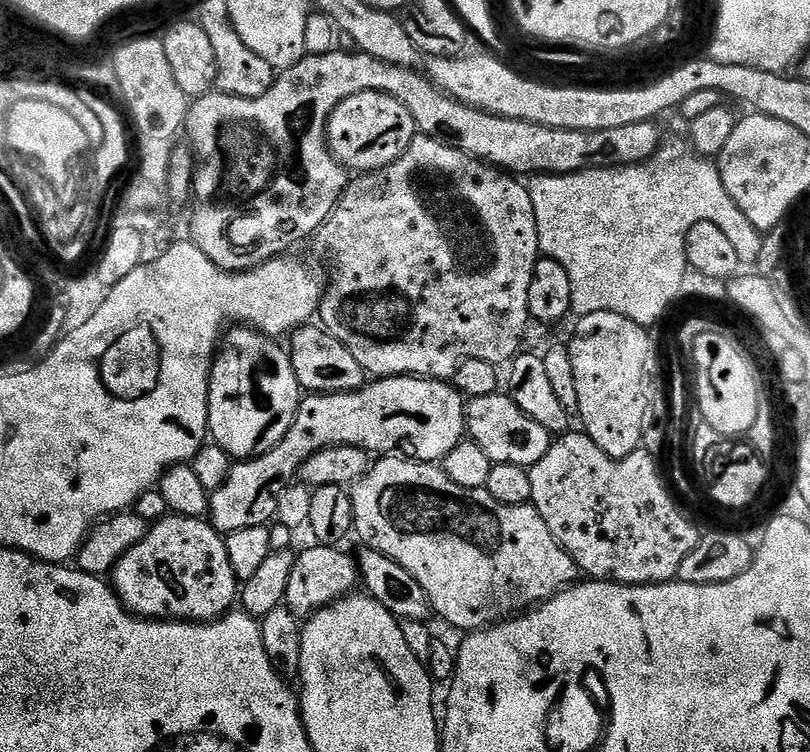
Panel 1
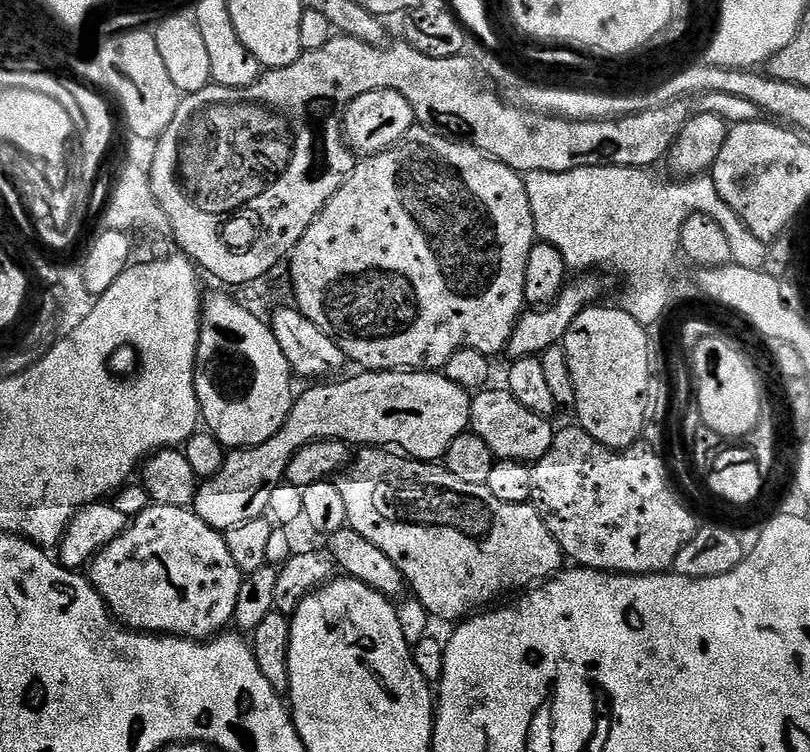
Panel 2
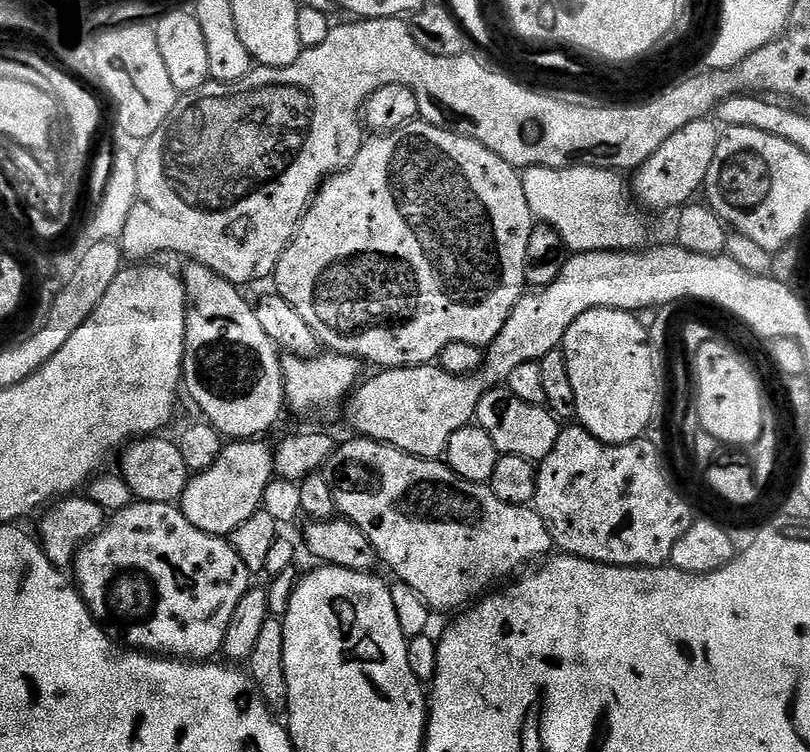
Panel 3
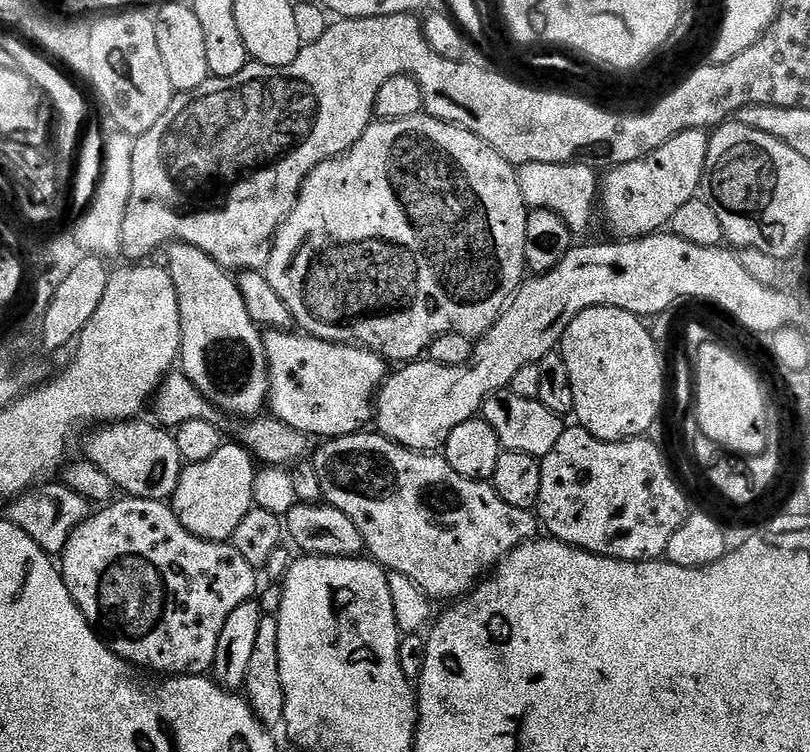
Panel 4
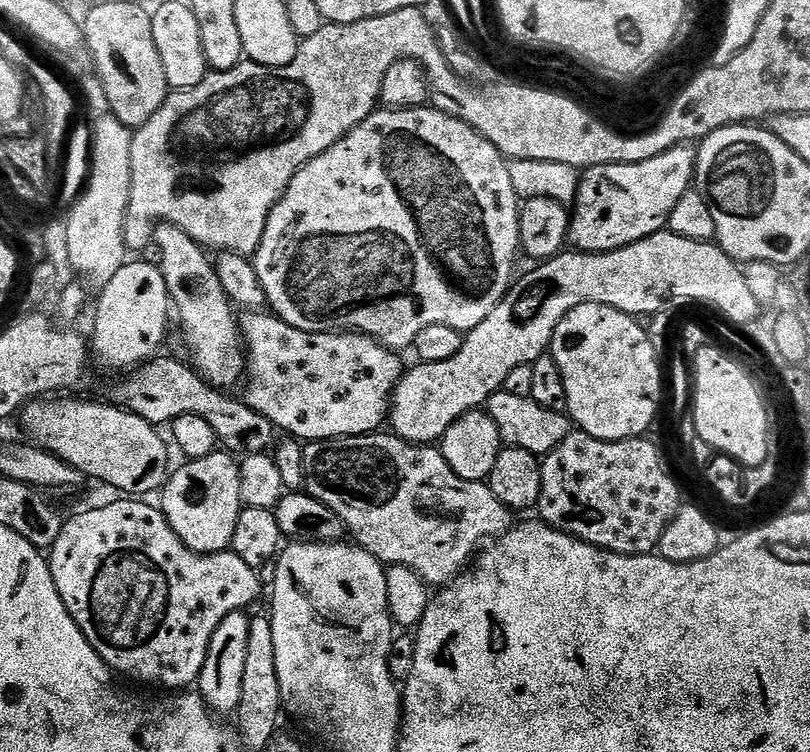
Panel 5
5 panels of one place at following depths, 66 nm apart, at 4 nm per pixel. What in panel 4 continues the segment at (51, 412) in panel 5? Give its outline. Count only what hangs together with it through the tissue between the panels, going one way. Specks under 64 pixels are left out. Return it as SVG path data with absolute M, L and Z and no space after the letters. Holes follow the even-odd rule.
M133 418L93 427L92 436L84 440L83 455L102 470L121 493L168 502L174 490L178 490L180 471L186 462L178 454L175 435L159 423L151 423L147 424L144 418Z

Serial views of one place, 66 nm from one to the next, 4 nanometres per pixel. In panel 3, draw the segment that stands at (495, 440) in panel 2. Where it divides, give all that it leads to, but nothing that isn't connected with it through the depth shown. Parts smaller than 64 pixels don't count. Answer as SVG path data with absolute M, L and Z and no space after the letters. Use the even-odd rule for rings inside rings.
M507 386L491 388L478 402L475 423L479 424L486 434L490 434L496 449L502 456L517 456L533 462L539 462L554 450L554 442L558 442L561 421L553 416L543 404L522 402Z

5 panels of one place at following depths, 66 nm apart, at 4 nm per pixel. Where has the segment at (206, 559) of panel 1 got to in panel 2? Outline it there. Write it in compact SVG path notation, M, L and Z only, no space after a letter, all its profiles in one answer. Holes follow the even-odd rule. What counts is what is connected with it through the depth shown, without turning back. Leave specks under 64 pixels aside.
M151 503L148 508L142 510L141 513L131 517L128 529L122 534L118 534L118 538L114 538L114 542L110 542L110 546L106 546L100 553L93 558L90 565L90 583L92 587L98 590L98 594L103 598L108 611L113 617L126 628L131 628L134 632L142 632L145 634L163 634L165 636L183 636L186 640L205 641L213 639L225 631L227 624L233 623L236 607L238 606L238 590L242 590L242 582L245 573L238 570L238 562L234 562L234 557L230 554L224 541L224 533L216 531L215 528L206 526L206 522L202 522L202 518L198 518L198 514L192 508L179 508L178 506L162 506L161 504Z

